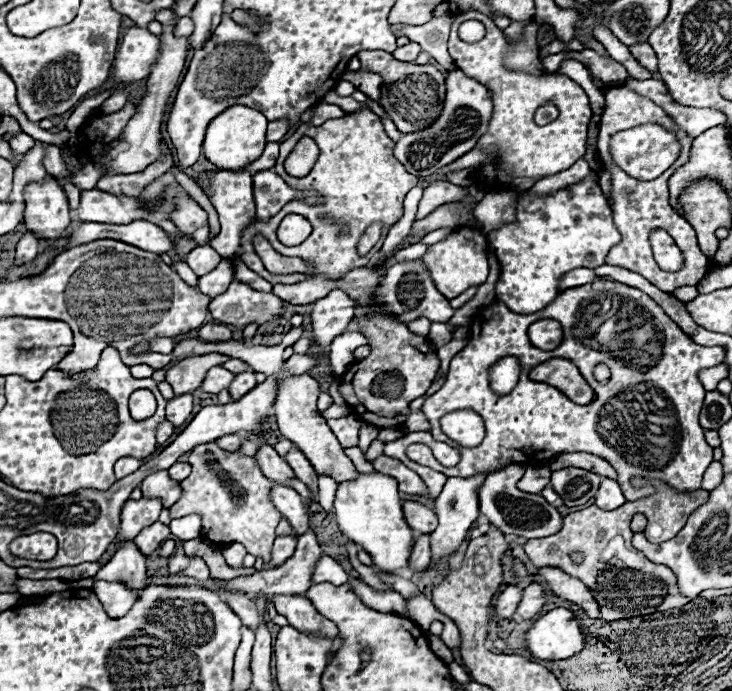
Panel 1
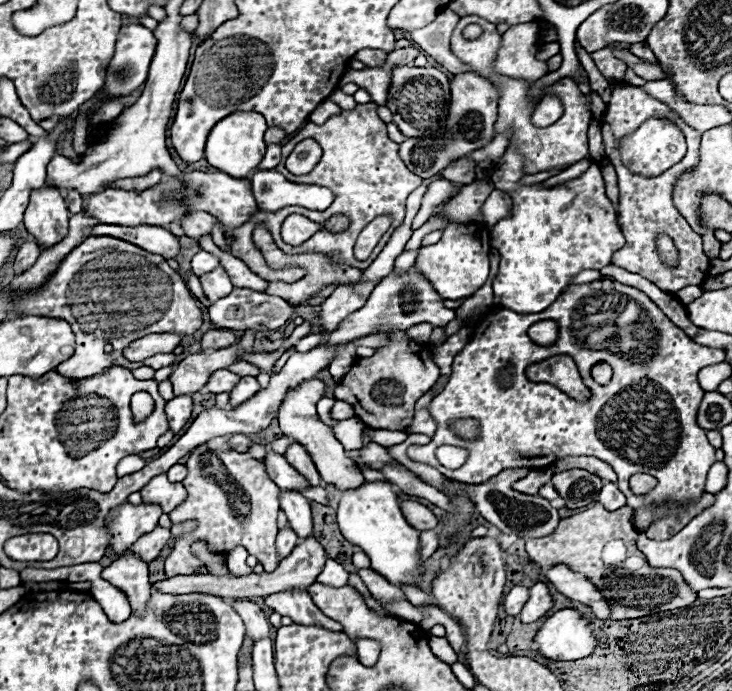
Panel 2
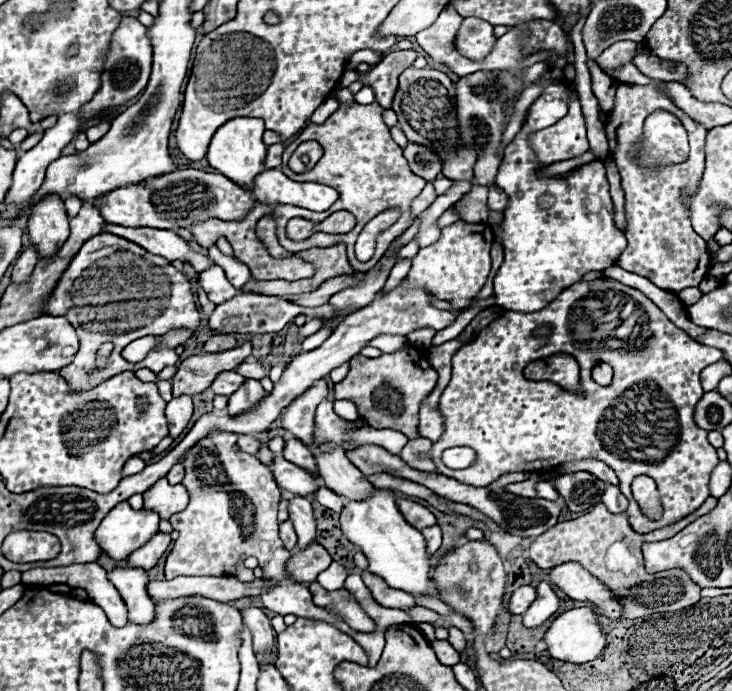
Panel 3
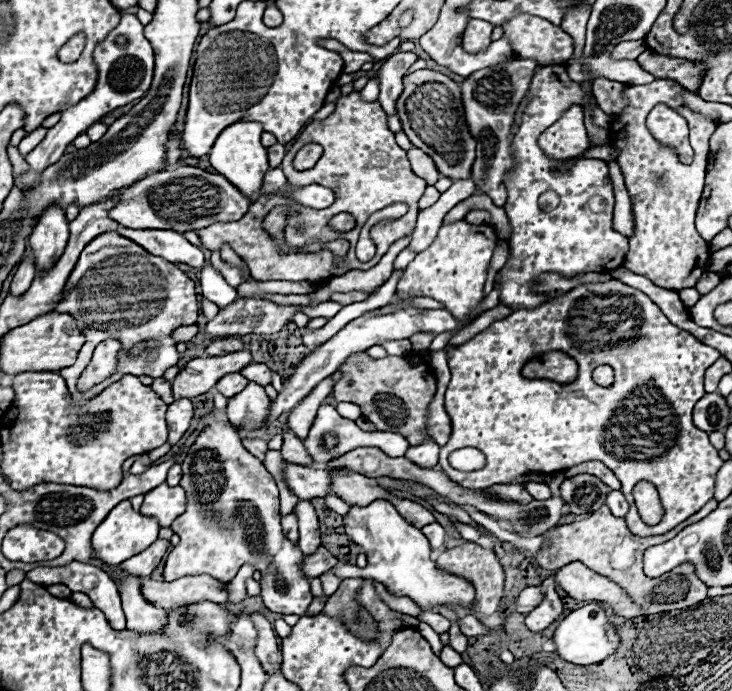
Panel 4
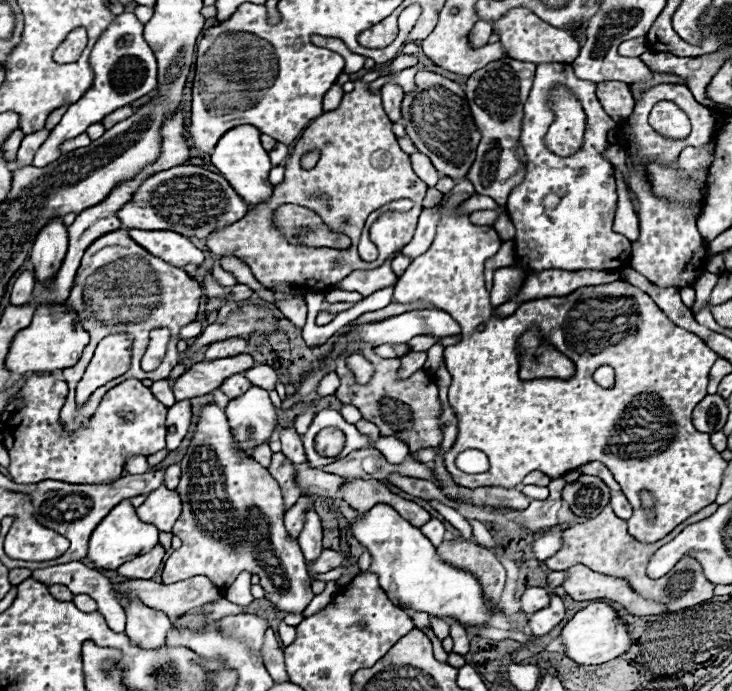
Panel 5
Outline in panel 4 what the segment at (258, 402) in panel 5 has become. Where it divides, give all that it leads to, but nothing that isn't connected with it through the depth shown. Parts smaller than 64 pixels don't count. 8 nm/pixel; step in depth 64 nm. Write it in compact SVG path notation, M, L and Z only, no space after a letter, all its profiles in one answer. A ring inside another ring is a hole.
M248 382L248 386L242 392L228 400L228 420L234 426L242 428L244 438L254 438L256 430L260 430L260 424L266 420L268 404L270 398L266 396L264 386Z

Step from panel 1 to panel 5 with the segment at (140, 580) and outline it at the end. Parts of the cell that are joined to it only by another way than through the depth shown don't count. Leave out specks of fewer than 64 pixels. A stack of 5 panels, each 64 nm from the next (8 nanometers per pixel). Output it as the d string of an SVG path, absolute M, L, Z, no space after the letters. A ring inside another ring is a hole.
M128 600L126 610L126 634L134 646L158 648L164 644L168 630L172 628L164 612L152 610L138 600Z

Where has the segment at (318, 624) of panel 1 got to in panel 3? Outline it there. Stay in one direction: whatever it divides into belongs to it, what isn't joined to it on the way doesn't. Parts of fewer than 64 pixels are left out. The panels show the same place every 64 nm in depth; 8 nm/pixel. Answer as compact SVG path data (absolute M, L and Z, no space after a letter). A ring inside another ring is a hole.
M214 432L188 450L184 468L186 478L182 484L188 488L190 502L182 512L170 516L170 524L180 532L172 552L166 558L166 578L176 576L232 576L234 564L240 556L256 556L266 580L280 582L262 592L262 602L276 614L294 614L296 618L328 620L328 624L350 634L348 624L328 611L312 604L308 586L296 584L286 578L284 564L292 552L284 550L278 538L278 502L280 488L266 464L254 454L246 454L236 446L238 434Z

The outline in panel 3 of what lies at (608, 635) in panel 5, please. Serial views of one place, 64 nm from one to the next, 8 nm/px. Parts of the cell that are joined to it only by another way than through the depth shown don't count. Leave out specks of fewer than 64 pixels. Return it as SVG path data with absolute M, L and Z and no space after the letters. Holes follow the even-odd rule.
M572 608L554 618L544 634L544 642L552 658L582 664L600 656L606 646L606 636L592 608Z

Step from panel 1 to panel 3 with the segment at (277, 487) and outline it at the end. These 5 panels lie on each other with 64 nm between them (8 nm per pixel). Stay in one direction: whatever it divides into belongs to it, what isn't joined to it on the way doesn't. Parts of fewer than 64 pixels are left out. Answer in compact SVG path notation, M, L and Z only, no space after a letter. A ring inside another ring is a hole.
M292 496L288 500L288 514L298 534L298 548L306 548L316 540L316 520L312 516L312 506L304 496Z

